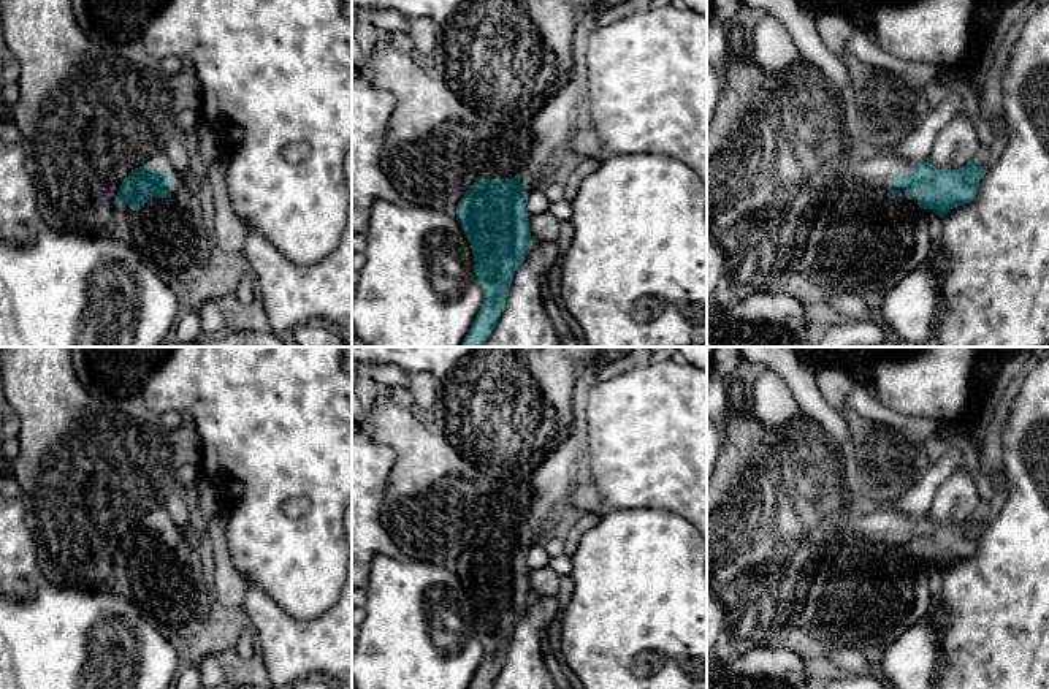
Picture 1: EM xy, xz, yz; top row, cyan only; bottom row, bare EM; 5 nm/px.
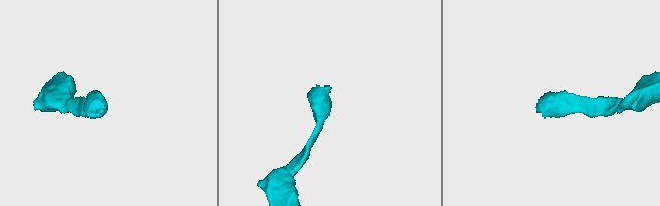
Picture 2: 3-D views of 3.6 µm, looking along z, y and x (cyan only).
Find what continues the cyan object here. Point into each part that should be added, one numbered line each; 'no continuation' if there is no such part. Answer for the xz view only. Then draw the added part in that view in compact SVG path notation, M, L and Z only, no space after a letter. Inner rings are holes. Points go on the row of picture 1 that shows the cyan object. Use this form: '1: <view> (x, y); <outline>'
1: xz (537, 148); M582 70L542 109L528 119L510 119L493 125L494 133L488 160L480 179L513 179L521 174L521 188L531 193L563 176L572 163L570 144L578 127L586 120L586 84Z

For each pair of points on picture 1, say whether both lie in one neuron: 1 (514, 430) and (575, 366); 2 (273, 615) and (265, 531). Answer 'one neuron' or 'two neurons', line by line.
1: one neuron
2: two neurons

